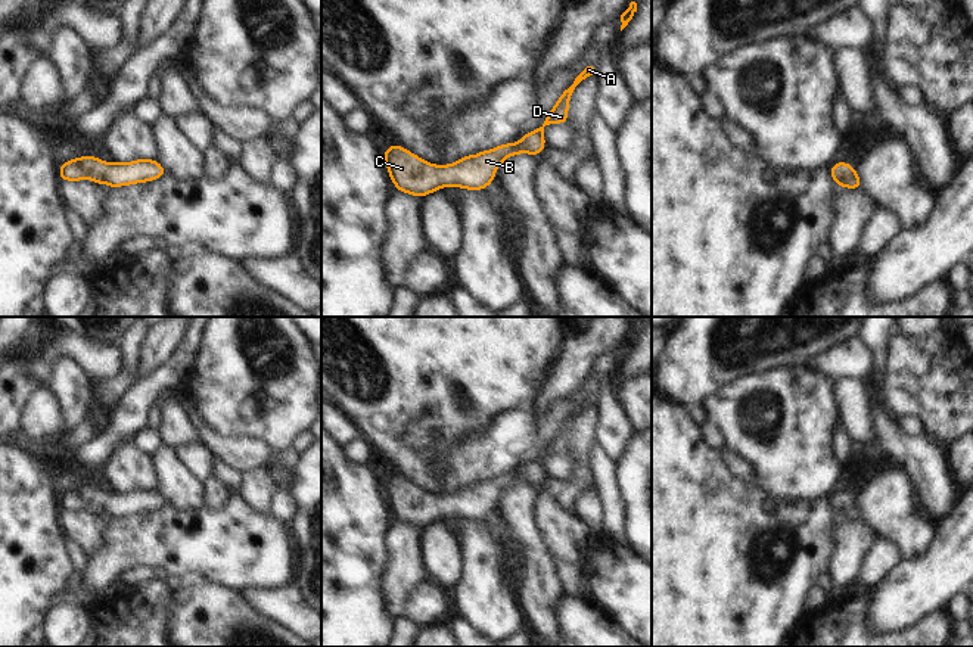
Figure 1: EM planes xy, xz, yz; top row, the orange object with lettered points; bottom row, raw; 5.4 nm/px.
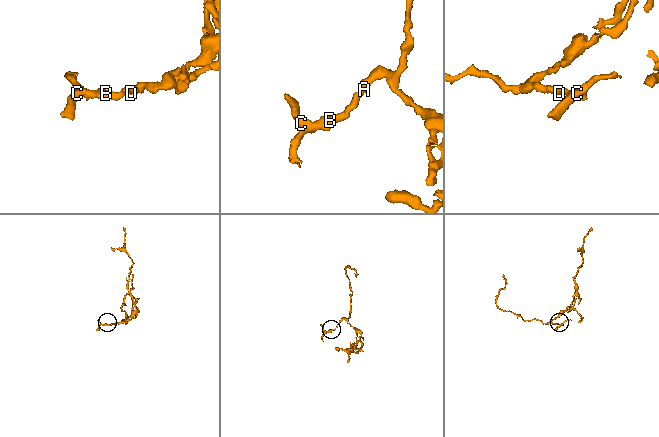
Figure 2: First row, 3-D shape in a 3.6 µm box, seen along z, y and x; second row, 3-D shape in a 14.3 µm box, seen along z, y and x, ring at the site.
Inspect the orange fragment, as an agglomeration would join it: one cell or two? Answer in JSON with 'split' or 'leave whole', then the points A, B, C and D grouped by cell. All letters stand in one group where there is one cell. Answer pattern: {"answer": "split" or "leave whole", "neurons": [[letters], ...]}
{"answer": "leave whole", "neurons": [["A", "B", "C", "D"]]}

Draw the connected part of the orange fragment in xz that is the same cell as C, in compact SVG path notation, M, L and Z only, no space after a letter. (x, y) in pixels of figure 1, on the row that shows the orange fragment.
M588 63L563 90L556 105L547 113L538 130L525 133L516 143L504 143L478 155L467 155L453 164L435 165L413 152L392 144L383 152L383 161L395 190L423 197L442 187L460 187L464 190L484 190L495 178L503 161L510 156L528 153L540 155L545 147L544 128L550 124L566 124L569 100L575 88L587 78L596 75L597 68Z

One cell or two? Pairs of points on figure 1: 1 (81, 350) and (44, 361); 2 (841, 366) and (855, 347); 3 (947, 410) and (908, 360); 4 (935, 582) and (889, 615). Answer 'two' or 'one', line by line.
1: one
2: one
3: one
4: one

